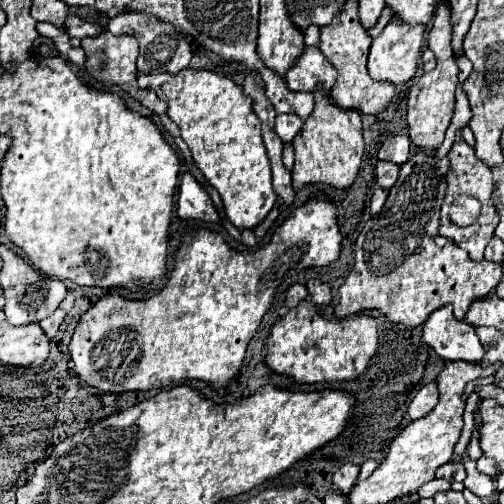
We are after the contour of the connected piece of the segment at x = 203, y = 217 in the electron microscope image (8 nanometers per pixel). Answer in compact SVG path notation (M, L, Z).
M186 173L182 177L178 189L178 217L184 221L204 221L204 223L218 223L218 211L212 205L210 195L202 189L202 185Z

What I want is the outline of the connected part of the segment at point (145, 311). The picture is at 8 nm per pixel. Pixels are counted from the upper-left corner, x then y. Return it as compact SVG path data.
M326 195L310 199L296 209L274 233L266 247L254 251L234 251L224 239L208 229L198 229L182 237L182 247L176 253L176 267L168 285L154 297L142 301L128 301L120 295L106 295L92 305L78 321L70 341L70 357L74 373L90 387L102 393L150 391L164 389L182 379L200 379L210 387L226 387L240 371L246 347L260 327L262 317L274 301L280 279L288 271L302 271L308 267L324 267L340 255L340 229L336 223L336 207L326 201Z

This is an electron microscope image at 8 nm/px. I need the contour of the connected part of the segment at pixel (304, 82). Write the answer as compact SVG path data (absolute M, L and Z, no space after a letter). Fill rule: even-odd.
M306 47L296 65L286 75L286 85L290 91L316 91L322 85L322 91L328 95L336 83L336 69L322 55L318 47Z

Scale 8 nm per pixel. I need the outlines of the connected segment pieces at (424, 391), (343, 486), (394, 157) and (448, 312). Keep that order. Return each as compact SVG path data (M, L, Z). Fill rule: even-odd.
M436 383L424 385L424 387L416 393L414 401L410 403L408 415L410 415L412 419L420 419L420 417L428 415L428 413L434 409L434 403L438 401L438 397L440 397L440 393L438 393L438 385L436 385Z
M348 463L348 465L344 465L344 467L340 467L336 473L334 473L334 477L332 477L332 481L334 481L334 485L346 495L354 485L356 485L356 477L358 477L358 465L354 465L354 463Z
M394 135L388 137L382 143L382 149L378 151L380 161L392 161L392 163L406 163L410 159L410 139L406 135Z
M452 305L434 311L422 329L424 341L446 361L480 363L484 357L484 347L474 327L466 321L454 319Z

